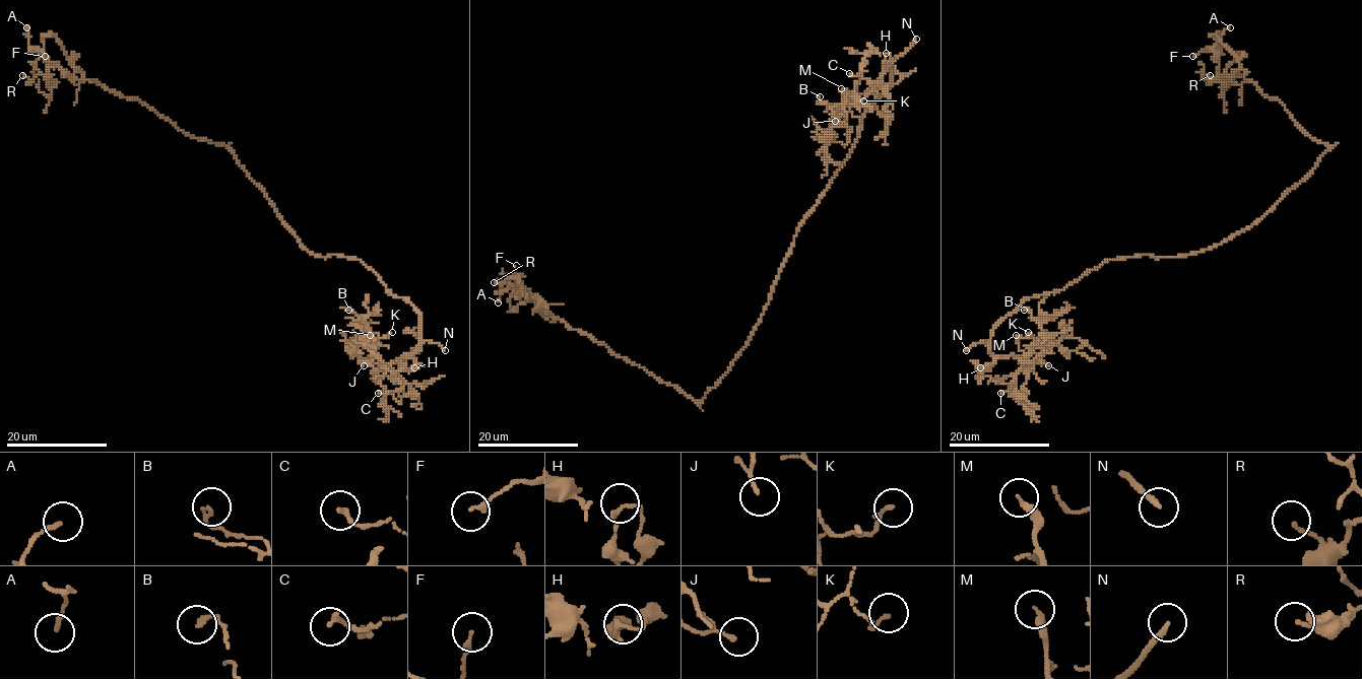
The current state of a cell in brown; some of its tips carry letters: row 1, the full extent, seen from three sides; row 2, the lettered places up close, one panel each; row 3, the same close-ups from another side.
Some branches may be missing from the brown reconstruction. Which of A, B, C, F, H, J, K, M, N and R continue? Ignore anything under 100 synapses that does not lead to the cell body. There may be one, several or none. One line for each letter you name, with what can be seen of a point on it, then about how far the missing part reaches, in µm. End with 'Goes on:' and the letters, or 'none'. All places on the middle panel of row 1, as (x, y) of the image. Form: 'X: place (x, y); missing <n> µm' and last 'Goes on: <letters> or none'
N: place (916, 39); missing 60 µm
Goes on: N

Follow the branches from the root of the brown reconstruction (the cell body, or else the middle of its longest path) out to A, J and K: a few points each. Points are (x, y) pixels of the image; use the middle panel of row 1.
A: (764, 310), (730, 369), (697, 402), (544, 314), (519, 282), (514, 288), (503, 289), (498, 302)
J: (764, 310), (799, 222), (851, 150), (865, 110), (890, 85), (891, 63), (870, 91), (834, 106), (835, 121)
K: (764, 310), (799, 222), (851, 150), (865, 110), (890, 85), (891, 63), (870, 91), (845, 102), (863, 100)

